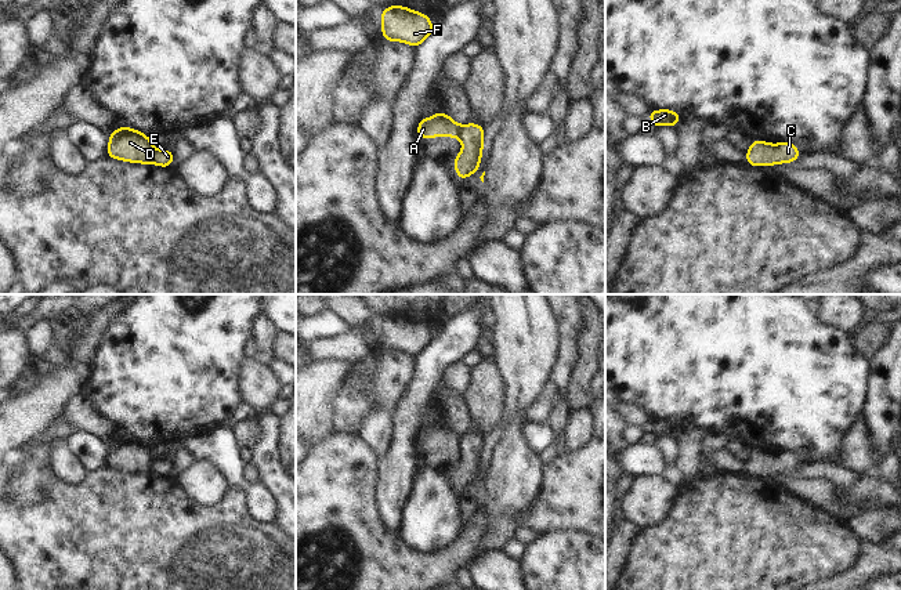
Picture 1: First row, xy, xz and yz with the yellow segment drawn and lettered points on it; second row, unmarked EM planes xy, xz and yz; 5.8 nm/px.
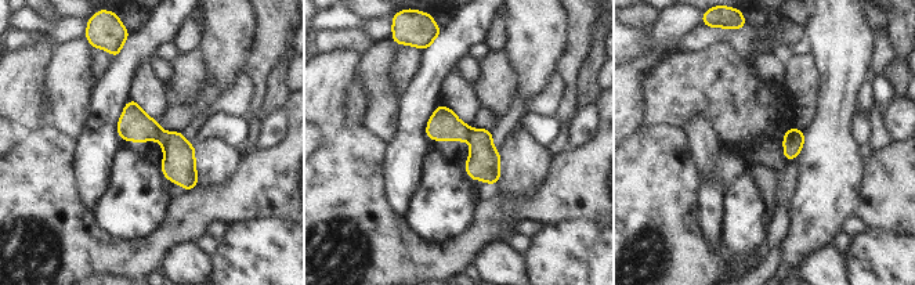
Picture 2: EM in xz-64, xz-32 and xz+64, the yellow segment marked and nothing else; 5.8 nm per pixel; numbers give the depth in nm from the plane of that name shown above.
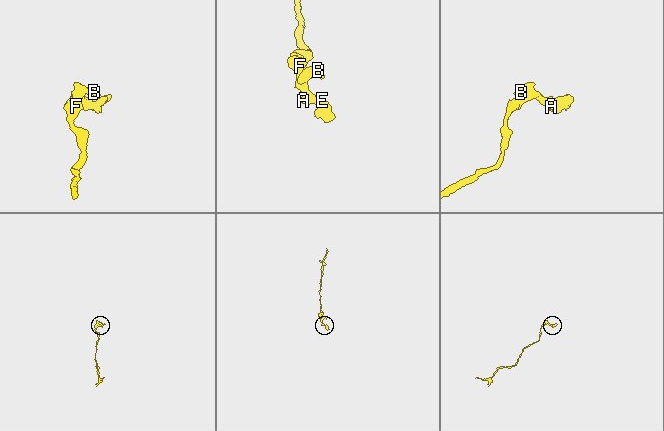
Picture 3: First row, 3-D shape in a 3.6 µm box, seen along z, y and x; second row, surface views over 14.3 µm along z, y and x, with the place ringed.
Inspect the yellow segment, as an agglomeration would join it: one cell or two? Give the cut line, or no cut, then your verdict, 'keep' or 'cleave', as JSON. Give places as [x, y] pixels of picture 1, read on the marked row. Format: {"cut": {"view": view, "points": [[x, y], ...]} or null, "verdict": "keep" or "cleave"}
{"cut": {"view": "xy", "points": [[155, 151], [151, 162]]}, "verdict": "cleave"}

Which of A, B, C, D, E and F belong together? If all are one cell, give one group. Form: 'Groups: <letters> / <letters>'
Groups: A B D F / C E

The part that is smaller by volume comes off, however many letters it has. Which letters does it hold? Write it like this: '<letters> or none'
C, E

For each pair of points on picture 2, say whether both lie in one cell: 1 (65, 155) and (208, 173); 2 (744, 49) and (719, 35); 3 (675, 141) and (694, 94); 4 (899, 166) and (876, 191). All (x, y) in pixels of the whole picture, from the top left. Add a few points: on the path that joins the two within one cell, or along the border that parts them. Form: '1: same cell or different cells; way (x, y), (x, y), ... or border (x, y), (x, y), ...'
1: different cells; border (228, 179), (220, 184), (195, 188)
2: same cell; way (738, 43), (731, 36), (724, 35)
3: different cells; border (648, 125), (673, 125), (683, 129)
4: same cell; way (897, 173), (883, 187)

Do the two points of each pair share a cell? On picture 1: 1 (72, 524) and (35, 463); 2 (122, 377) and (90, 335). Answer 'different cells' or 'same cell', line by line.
1: different cells
2: different cells

